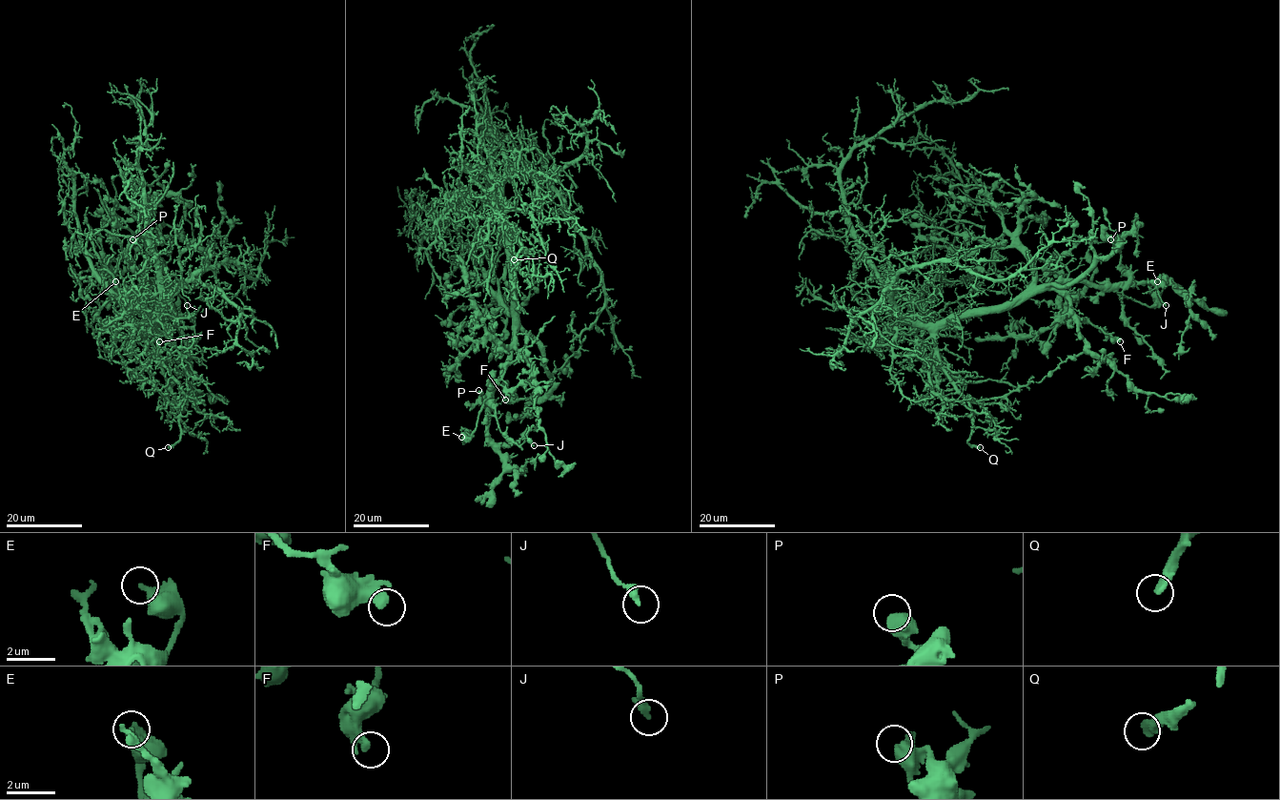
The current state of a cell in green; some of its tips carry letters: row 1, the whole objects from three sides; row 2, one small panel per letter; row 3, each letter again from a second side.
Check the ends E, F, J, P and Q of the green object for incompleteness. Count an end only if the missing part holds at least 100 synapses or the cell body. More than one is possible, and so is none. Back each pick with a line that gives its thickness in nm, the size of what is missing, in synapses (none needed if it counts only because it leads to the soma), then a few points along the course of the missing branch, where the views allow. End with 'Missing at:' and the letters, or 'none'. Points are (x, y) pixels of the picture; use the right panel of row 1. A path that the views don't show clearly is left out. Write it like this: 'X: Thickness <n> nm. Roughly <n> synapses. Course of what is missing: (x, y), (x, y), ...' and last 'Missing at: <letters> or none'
Q: Thickness 400 nm. Course of what is missing: (980, 447), (982, 452), (978, 453), (979, 440), (998, 439), (1020, 430), (1051, 405), (1114, 396), (1111, 402)
Missing at: Q

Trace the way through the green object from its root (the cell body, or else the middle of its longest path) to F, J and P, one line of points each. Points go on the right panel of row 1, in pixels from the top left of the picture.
F: (906, 316), (939, 321), (952, 315), (999, 312), (1034, 294), (1056, 290), (1082, 319), (1120, 341)
J: (906, 316), (939, 321), (952, 315), (1004, 311), (1064, 282), (1119, 285), (1164, 279), (1157, 292), (1166, 305)
P: (906, 316), (939, 321), (1004, 311), (1064, 282), (1123, 284), (1128, 277), (1120, 247), (1110, 239)

